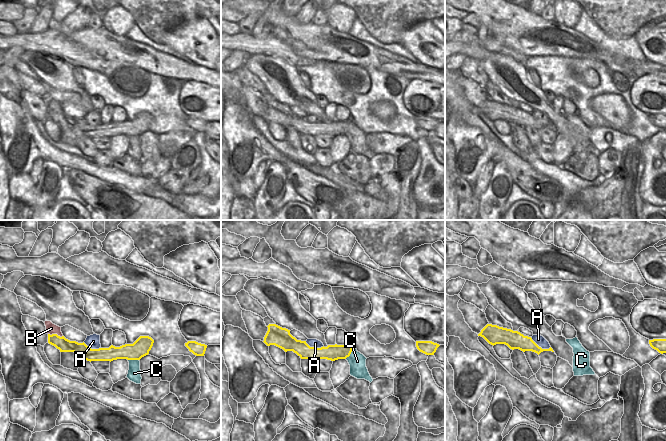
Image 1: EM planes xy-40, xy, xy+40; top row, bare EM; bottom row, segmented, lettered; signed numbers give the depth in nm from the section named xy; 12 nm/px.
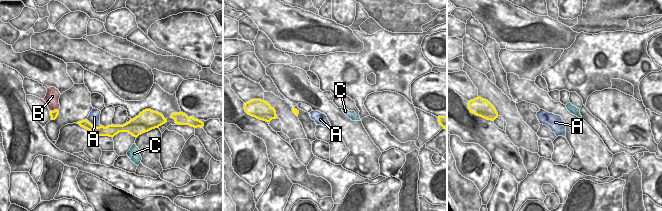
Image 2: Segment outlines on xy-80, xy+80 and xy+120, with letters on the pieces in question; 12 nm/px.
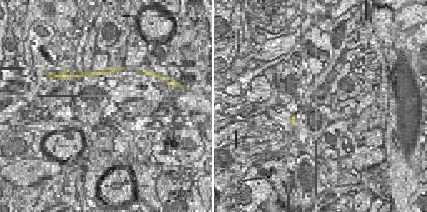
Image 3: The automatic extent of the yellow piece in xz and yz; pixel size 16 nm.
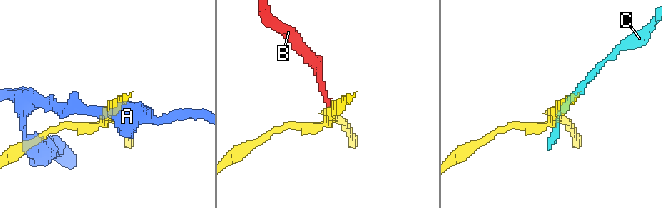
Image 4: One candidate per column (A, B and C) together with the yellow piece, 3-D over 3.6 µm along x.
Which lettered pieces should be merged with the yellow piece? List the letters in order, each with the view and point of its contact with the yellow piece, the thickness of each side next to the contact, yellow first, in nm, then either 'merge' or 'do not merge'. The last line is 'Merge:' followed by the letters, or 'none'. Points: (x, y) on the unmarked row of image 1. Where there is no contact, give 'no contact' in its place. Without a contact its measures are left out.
A: meets yellow in xy+40 at (540, 123); 190 nm thick on the yellow side, 120 nm on the other; do not merge
B: meets yellow in xy-40 at (55, 110); 170 nm thick on the yellow side, 130 nm on the other; do not merge
C: meets yellow in xy at (350, 129); 190 nm thick on the yellow side, 220 nm on the other; do not merge
Merge: none

